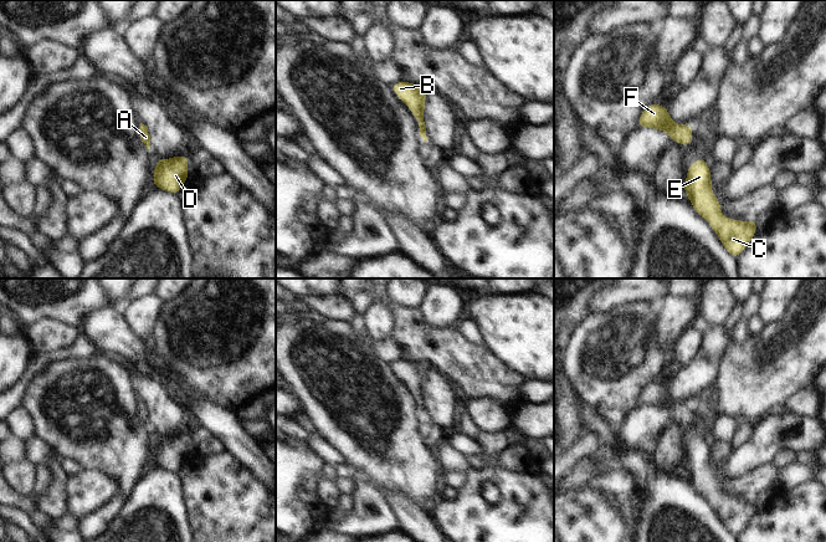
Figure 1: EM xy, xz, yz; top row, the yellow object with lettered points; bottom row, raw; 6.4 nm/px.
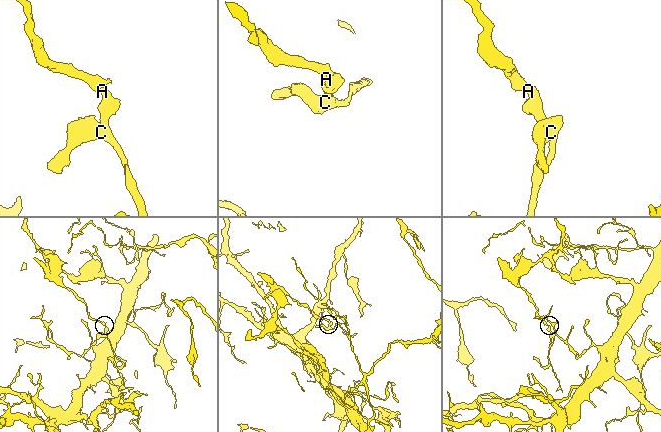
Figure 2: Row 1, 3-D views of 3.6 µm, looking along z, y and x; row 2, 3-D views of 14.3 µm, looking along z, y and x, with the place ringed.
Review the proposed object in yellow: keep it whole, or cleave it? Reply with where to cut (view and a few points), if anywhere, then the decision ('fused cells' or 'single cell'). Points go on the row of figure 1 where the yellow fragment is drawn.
no cut; single cell

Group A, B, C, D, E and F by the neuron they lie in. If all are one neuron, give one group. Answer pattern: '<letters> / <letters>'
A B C D E F

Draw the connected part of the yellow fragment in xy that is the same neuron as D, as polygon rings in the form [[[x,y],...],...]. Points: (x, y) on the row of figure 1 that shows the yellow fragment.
[[[176,155],[170,159],[157,159],[153,186],[179,195],[179,190],[189,177],[189,158]]]

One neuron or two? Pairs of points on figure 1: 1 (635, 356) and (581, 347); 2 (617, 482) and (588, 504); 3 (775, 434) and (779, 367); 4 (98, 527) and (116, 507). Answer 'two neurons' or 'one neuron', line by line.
1: one neuron
2: two neurons
3: two neurons
4: one neuron

